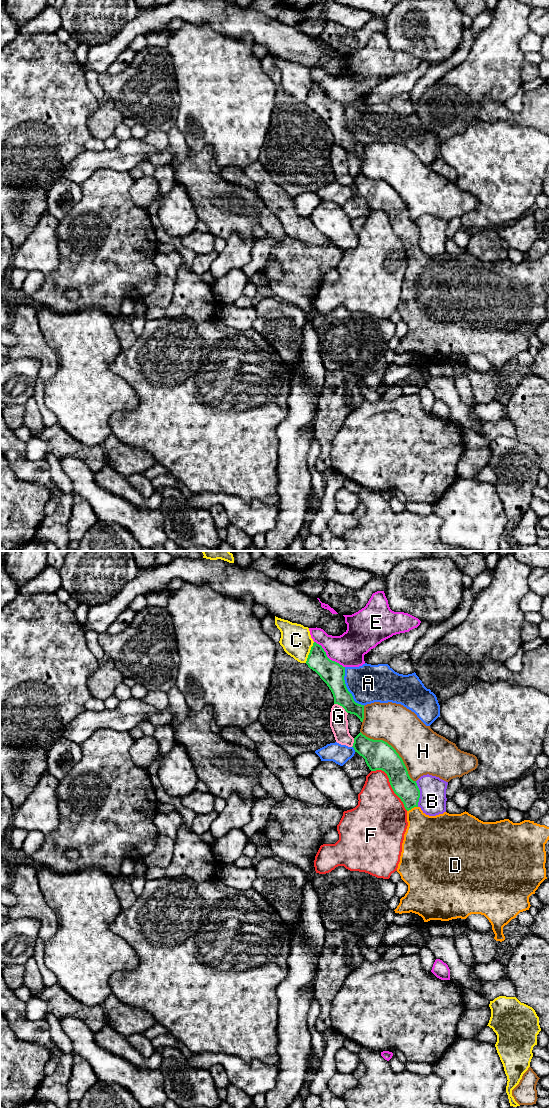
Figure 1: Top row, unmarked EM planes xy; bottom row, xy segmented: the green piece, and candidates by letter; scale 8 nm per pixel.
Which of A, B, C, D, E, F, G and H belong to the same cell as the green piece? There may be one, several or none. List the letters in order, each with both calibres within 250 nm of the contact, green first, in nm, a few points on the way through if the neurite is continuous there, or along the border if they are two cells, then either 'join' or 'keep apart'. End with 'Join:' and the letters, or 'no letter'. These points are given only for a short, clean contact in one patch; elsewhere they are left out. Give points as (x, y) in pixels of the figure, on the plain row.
A: 190 nm thick on the green side, 300 nm on the other; keep apart
B: 180 nm thick on the green side, 220 nm on the other; keep apart
C: 190 nm thick on the green side, 240 nm on the other; keep apart
D: 180 nm thick on the green side, 320 nm on the other; join
E: 190 nm thick on the green side, 260 nm on the other; keep apart
F: 240 nm thick on the green side, 400 nm on the other; keep apart
G: 180 nm thick on the green side, 140 nm on the other; border along xy (334, 143), (341, 146), (347, 153); keep apart
H: 240 nm thick on the green side, 360 nm on the other; keep apart
Join: D

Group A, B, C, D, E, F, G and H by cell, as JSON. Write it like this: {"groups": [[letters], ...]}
{"groups": [["A"], ["B"], ["C"], ["D"], ["E"], ["F"], ["G"], ["H"]]}

